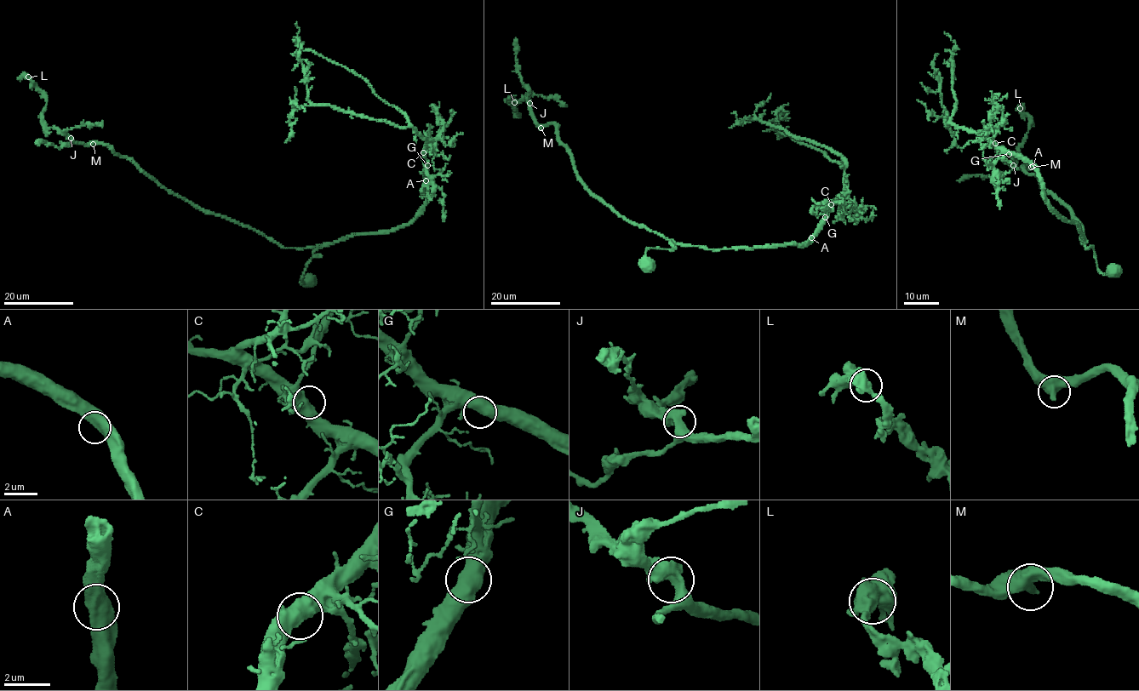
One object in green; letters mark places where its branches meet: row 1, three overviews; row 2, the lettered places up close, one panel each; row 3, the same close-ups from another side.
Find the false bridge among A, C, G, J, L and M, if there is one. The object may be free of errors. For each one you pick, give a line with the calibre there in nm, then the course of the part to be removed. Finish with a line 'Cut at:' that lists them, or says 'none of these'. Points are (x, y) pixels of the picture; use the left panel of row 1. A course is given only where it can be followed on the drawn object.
Cut at: none of these

